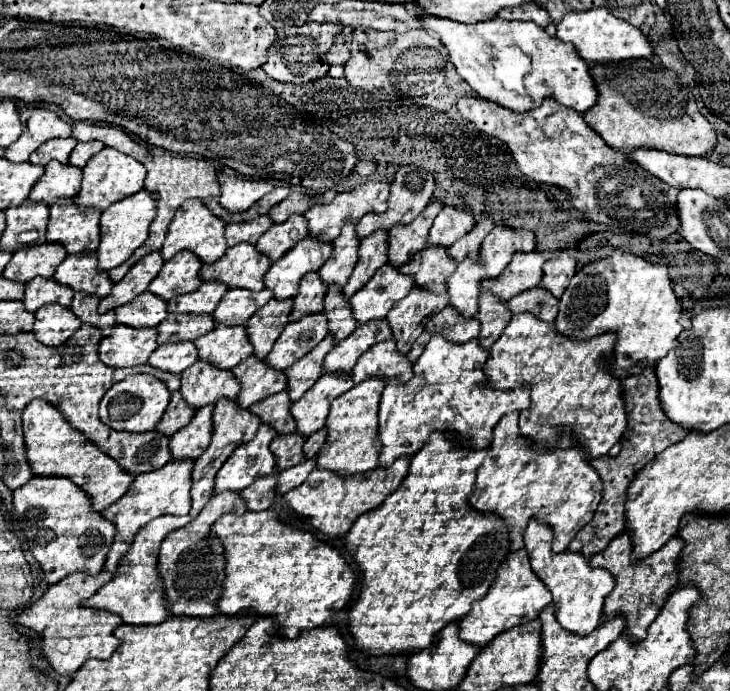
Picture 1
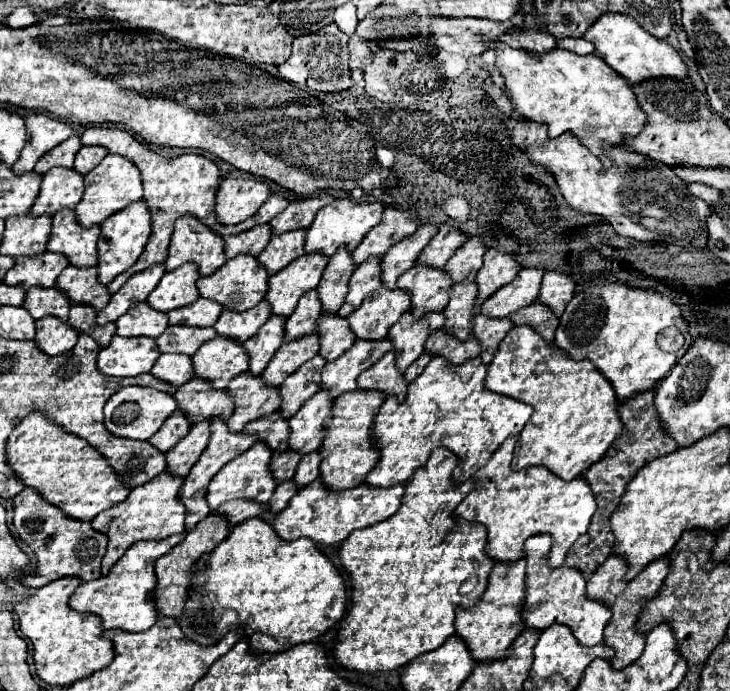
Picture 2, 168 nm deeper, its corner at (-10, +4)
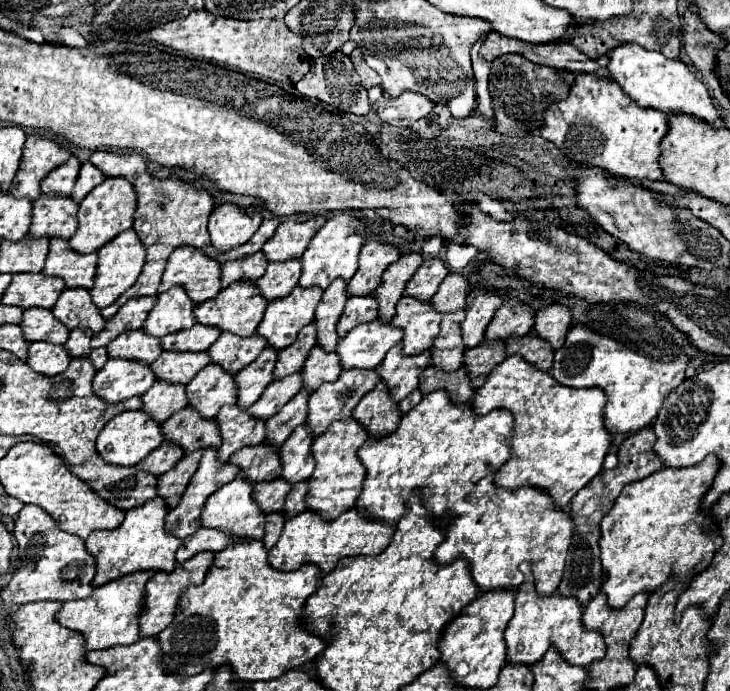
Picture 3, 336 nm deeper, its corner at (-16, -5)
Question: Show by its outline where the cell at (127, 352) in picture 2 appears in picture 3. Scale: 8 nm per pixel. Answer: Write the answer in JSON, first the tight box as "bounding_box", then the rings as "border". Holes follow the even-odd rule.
{"bounding_box":[94,358,156,402],"border":[[[110,358],[106,366],[96,372],[94,392],[106,402],[120,402],[144,394],[154,382],[156,374],[146,362]]]}

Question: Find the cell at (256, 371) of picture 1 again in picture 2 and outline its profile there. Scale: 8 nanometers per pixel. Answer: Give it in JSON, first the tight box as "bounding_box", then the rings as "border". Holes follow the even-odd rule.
{"bounding_box":[226,373,280,433],"border":[[[242,373],[234,377],[226,389],[228,395],[234,397],[234,413],[228,419],[228,429],[232,433],[242,431],[248,421],[266,417],[280,407],[278,389],[266,387],[262,383],[262,377]]]}

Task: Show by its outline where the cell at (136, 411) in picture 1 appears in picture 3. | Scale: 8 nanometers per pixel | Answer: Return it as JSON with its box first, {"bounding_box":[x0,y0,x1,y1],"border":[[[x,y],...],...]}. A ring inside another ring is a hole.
{"bounding_box":[96,410,164,466],"border":[[[124,410],[118,416],[114,416],[100,432],[96,440],[96,448],[100,456],[110,462],[110,464],[120,464],[120,466],[134,466],[142,458],[146,458],[154,448],[158,448],[164,442],[162,434],[162,424],[156,422],[148,412],[144,410]]]}

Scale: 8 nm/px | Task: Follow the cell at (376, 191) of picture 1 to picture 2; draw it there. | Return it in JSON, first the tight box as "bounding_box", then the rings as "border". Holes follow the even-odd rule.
{"bounding_box":[304,199,382,257],"border":[[[338,199],[332,201],[330,205],[322,207],[318,211],[318,217],[314,219],[314,225],[310,225],[310,229],[306,231],[306,243],[304,243],[304,251],[306,253],[322,253],[326,257],[332,257],[336,253],[338,247],[346,245],[346,249],[350,249],[350,253],[360,245],[362,237],[382,221],[382,203],[354,203],[350,199]]]}

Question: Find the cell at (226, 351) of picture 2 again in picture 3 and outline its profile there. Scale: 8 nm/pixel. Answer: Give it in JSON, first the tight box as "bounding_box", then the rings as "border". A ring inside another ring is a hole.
{"bounding_box":[186,362,238,418],"border":[[[210,362],[192,378],[186,390],[188,404],[194,406],[204,418],[212,418],[224,404],[236,402],[238,386],[234,374],[216,366],[216,362]]]}

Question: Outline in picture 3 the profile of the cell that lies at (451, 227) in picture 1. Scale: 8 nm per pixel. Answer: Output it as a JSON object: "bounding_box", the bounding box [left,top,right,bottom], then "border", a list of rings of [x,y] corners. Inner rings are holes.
{"bounding_box":[404,256,450,300],"border":[[[430,256],[416,270],[416,274],[408,282],[404,294],[420,298],[420,300],[430,300],[436,294],[440,282],[448,276],[448,272],[450,272],[448,266],[440,258],[432,258]]]}

